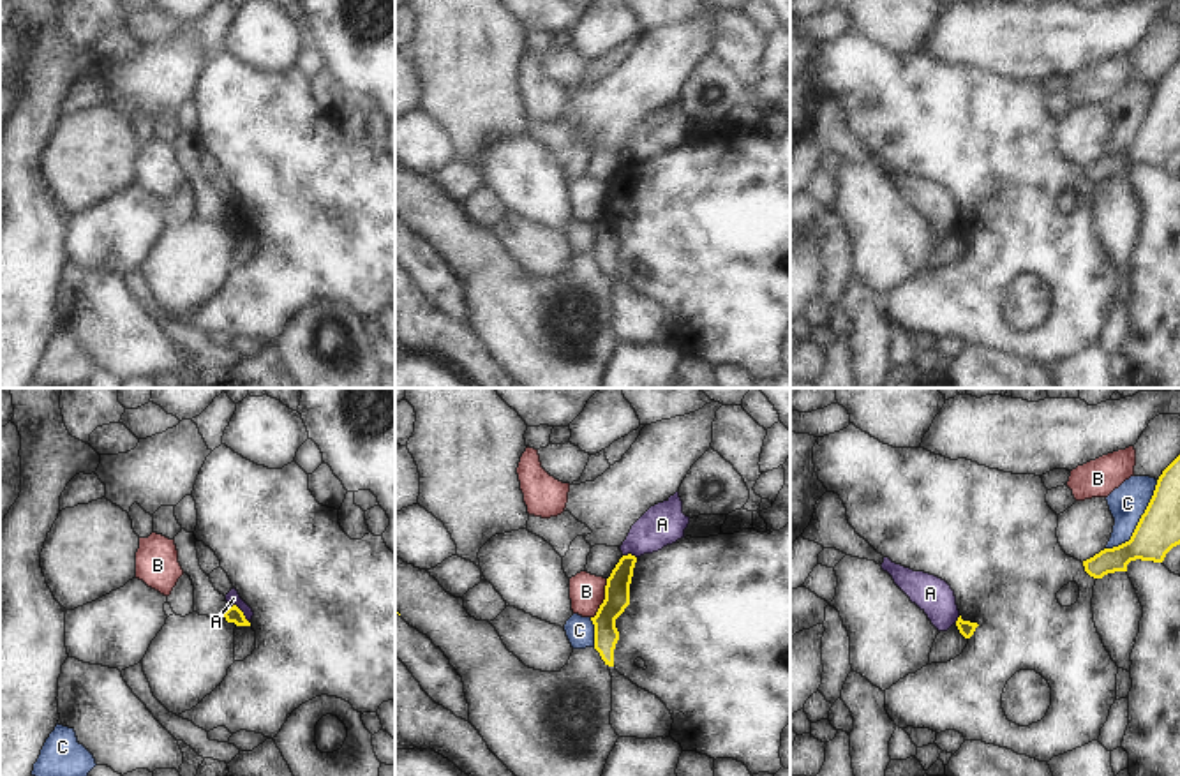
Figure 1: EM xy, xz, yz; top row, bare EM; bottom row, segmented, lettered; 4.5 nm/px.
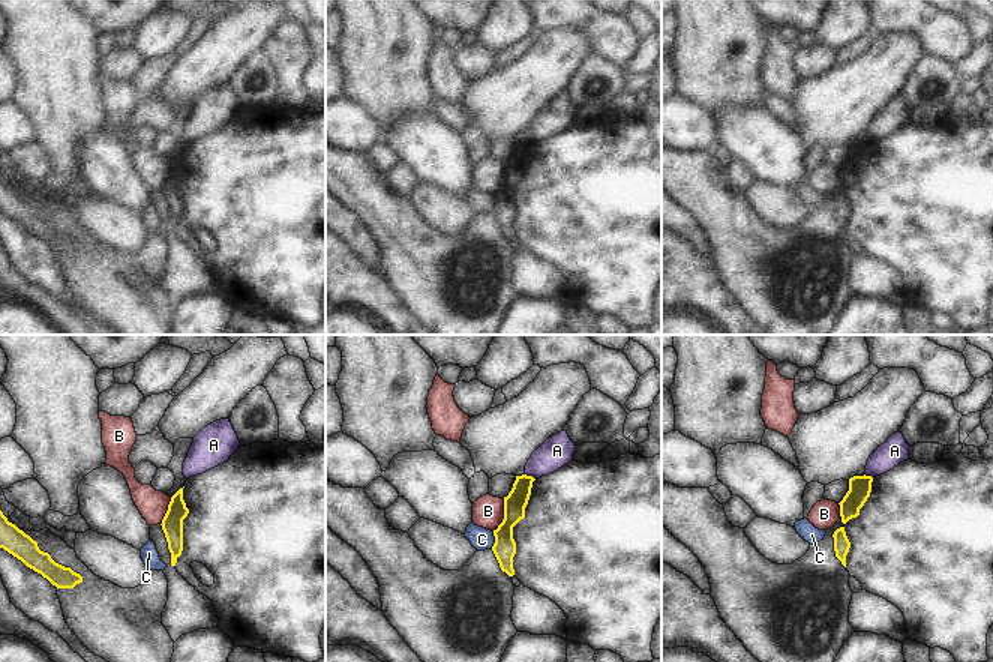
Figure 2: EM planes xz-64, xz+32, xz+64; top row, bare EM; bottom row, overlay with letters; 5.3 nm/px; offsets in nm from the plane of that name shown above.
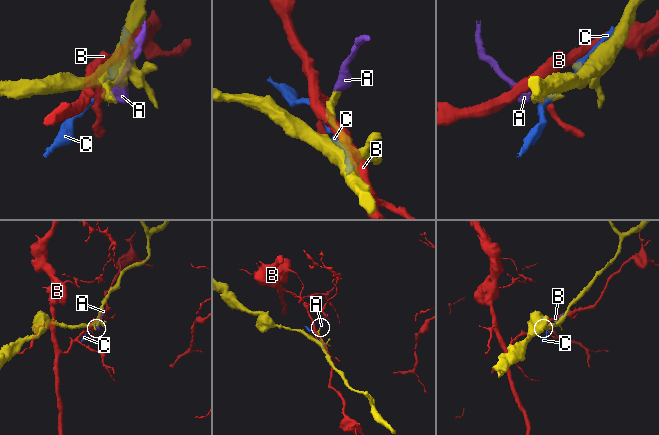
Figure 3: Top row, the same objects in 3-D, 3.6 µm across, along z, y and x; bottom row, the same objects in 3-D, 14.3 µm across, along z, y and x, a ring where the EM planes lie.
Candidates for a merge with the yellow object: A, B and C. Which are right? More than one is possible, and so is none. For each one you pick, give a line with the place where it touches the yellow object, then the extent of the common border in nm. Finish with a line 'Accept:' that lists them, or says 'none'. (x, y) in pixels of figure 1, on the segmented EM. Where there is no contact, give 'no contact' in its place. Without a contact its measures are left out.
Accept: none

